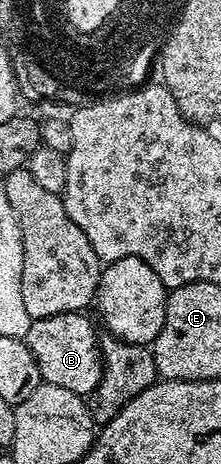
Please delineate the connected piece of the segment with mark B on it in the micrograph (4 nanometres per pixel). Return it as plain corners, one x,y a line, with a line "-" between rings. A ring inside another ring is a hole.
64,312
51,314
51,318
34,320
23,339
35,358
35,366
39,366
44,383
63,386
63,390
71,390
82,398
88,398
93,393
101,377
101,350
99,332
93,329
85,314

